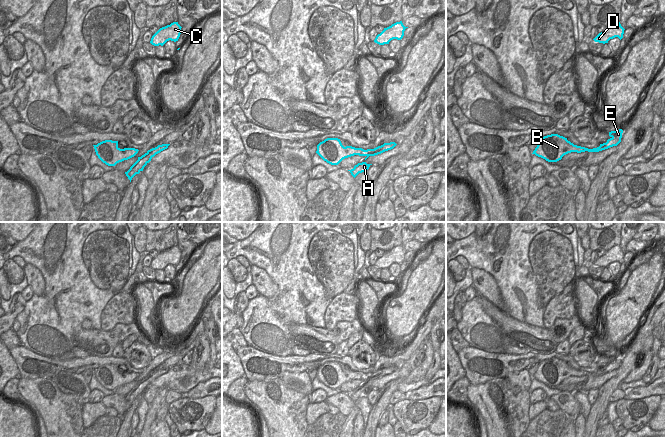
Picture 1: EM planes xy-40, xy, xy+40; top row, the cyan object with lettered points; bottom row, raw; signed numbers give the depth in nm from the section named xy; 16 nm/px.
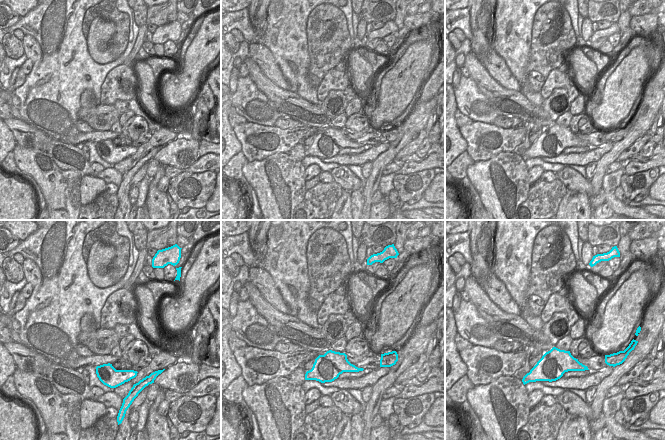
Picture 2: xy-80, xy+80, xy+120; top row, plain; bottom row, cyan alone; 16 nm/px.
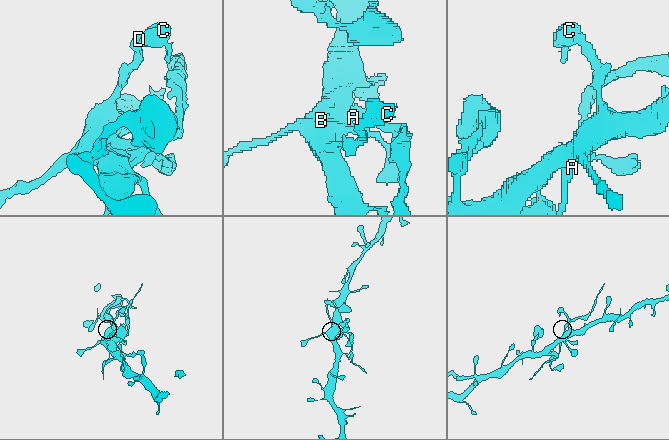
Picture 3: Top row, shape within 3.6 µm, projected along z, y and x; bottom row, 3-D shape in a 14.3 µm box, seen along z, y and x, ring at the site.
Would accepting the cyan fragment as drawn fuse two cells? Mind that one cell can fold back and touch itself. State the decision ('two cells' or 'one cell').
two cells

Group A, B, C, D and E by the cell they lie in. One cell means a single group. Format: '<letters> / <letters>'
A E / B C D

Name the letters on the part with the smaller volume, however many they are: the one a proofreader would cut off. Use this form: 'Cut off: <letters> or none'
Cut off: A, E

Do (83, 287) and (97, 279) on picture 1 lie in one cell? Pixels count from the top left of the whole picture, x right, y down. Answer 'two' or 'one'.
two

